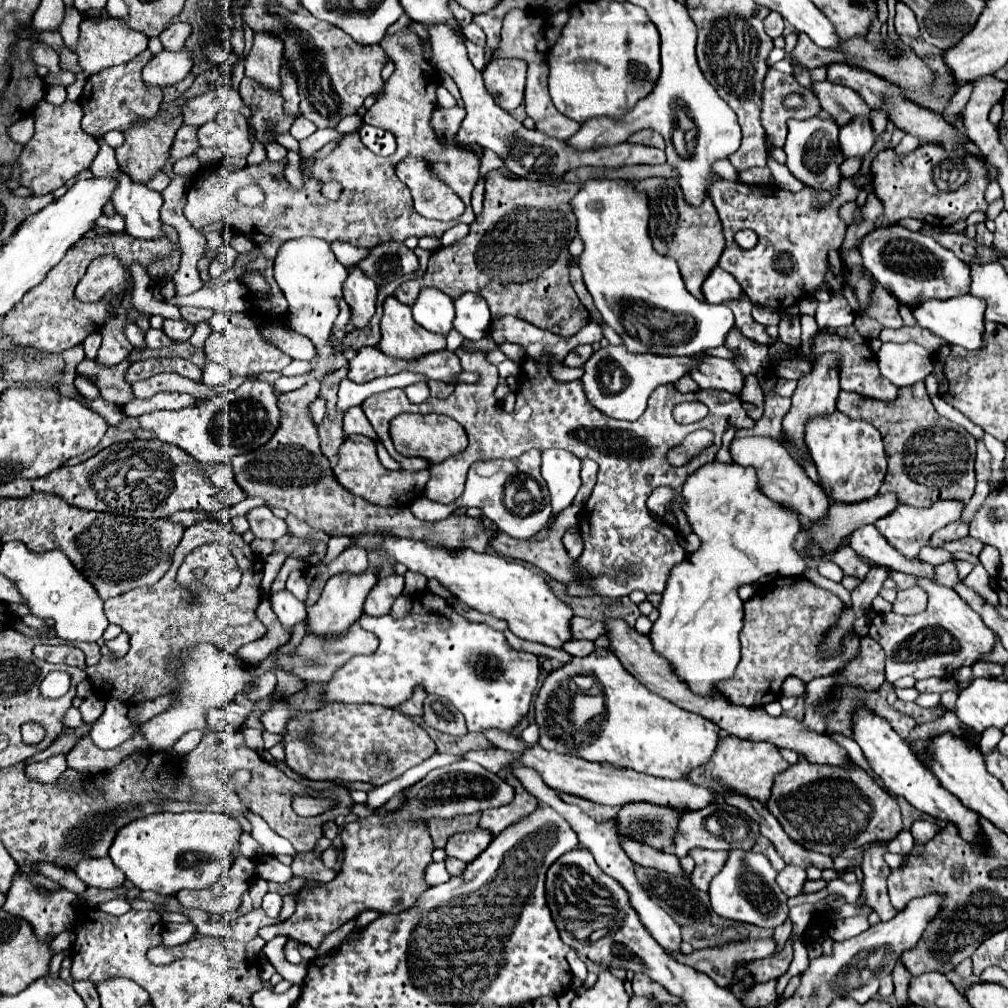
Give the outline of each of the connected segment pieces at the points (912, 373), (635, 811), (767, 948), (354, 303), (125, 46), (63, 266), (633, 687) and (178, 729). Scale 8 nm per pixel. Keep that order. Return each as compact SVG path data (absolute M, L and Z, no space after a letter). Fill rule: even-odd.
M883 343L875 357L881 375L897 387L923 381L933 369L931 353L917 343Z
M629 803L627 807L619 807L619 839L627 835L659 851L667 851L669 845L673 845L675 827L681 813L683 811L671 811L671 807L643 803Z
M749 939L747 943L723 943L723 947L707 947L703 951L693 951L691 955L673 953L679 963L695 967L699 973L707 973L717 985L727 987L731 983L735 963L767 957L775 951L775 939Z
M353 265L349 267L349 277L343 283L343 299L351 307L351 321L355 327L365 327L375 313L377 285L371 277L363 275L363 271Z
M105 19L105 21L99 21L99 23L91 23L91 21L83 21L81 23L81 35L79 35L79 43L77 43L77 57L79 57L79 65L81 65L81 73L77 75L77 81L73 85L67 87L67 99L69 101L77 101L81 91L83 91L83 85L85 85L85 79L89 75L95 75L107 67L115 67L115 65L123 65L123 63L129 63L129 59L137 57L141 51L147 49L147 37L139 31L131 31L125 23L117 21L117 19Z
M121 233L121 235L95 235L95 237L81 239L49 271L43 283L39 283L39 287L33 287L35 291L27 291L27 295L23 295L23 299L3 317L1 333L3 337L9 337L13 343L31 345L49 353L61 353L63 349L75 347L83 343L89 333L101 331L101 327L105 325L105 319L111 317L109 315L111 301L113 301L111 295L105 295L101 301L95 301L95 303L81 303L73 295L77 281L85 275L85 269L93 259L101 255L113 255L123 263L127 271L131 271L133 263L147 267L155 261L169 257L173 251L175 251L175 243L169 241L167 237L155 239L155 241L139 241L139 239L133 239L131 235Z
M595 649L591 655L581 659L573 657L567 665L549 673L537 697L537 723L541 727L539 743L549 751L573 753L587 761L609 763L613 767L629 767L629 769L663 777L663 779L685 779L689 771L701 765L707 765L713 753L717 751L719 731L721 731L709 719L697 713L685 711L673 705L671 701L651 693L619 663L615 655L611 655L609 649ZM577 675L593 675L597 679L605 697L605 713L603 713L601 729L593 737L593 741L589 745L581 745L579 749L569 749L563 739L551 737L547 733L547 727L549 727L547 717L551 713L549 703L557 695L557 689L561 687L561 683L567 683Z
M201 643L201 645L193 647L191 651L187 651L183 657L185 657L185 663L181 667L183 687L177 691L181 701L141 725L145 739L155 747L155 751L163 751L163 749L171 747L183 733L187 733L191 729L207 731L205 709L225 707L227 703L231 703L235 699L237 693L245 691L247 681L251 681L251 675L247 675L243 671L243 665L235 655L223 653L211 643Z

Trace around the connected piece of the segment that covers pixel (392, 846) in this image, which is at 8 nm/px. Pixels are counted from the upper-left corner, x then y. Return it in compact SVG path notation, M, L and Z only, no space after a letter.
M365 817L347 823L341 831L341 839L345 859L337 877L331 883L307 881L299 891L295 913L281 925L259 929L258 935L266 942L282 934L317 949L327 933L339 929L343 923L361 915L365 909L375 909L379 913L401 913L409 909L427 889L423 881L423 871L433 861L433 841L429 837L427 827L409 827L409 823L395 825L385 823L383 819Z

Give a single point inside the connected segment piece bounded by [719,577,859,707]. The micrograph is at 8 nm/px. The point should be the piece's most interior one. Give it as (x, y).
(784, 622)

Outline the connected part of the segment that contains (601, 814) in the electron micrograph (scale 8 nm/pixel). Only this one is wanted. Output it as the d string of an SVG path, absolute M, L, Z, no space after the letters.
M561 795L561 799L565 803L575 803L577 807L581 807L581 811L587 811L587 815L591 815L593 819L611 819L617 813L615 807L597 805L597 803L591 803L587 799L579 799L579 797L573 797L573 795Z

